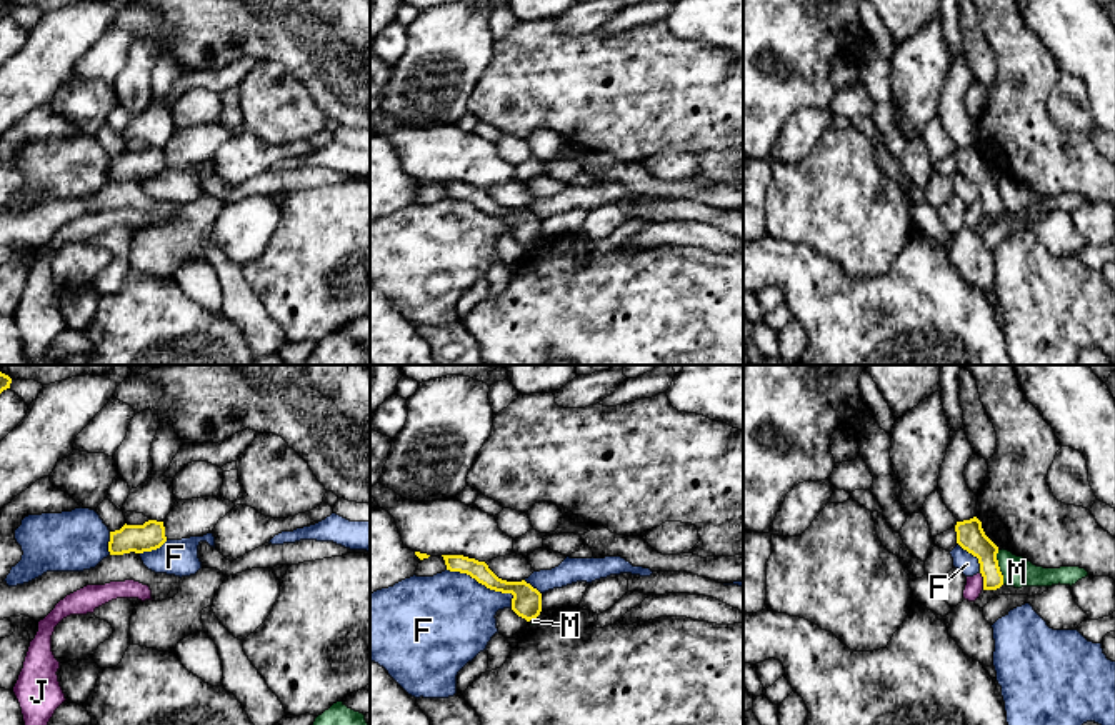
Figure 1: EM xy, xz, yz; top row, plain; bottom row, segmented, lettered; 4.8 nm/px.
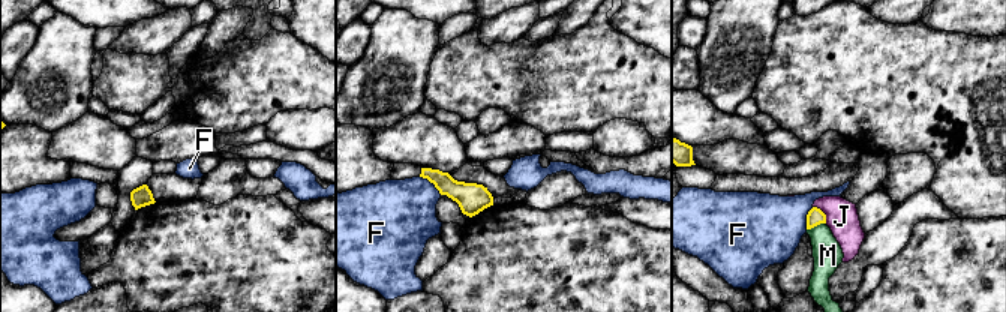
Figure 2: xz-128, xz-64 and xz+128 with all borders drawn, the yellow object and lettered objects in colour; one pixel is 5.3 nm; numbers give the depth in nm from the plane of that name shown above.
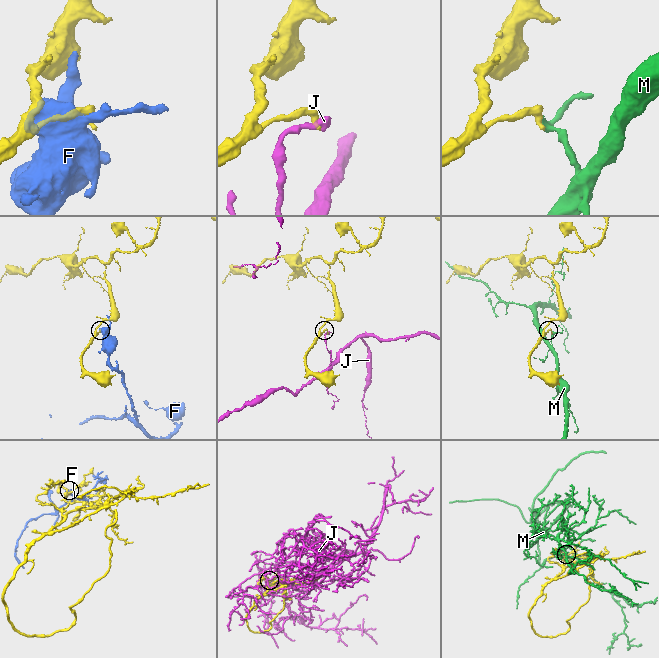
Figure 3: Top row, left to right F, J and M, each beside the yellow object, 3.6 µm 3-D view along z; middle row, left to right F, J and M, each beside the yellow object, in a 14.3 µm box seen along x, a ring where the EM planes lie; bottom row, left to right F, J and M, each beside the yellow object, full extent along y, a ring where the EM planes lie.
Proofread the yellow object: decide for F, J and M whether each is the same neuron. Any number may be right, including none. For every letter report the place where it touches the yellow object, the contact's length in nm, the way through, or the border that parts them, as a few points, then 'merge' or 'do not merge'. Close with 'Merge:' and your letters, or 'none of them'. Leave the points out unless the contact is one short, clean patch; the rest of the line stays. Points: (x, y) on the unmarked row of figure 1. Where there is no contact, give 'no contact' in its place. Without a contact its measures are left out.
F: contact xz (485, 212); length 380 nm; do not merge
J: contact yz (984, 207); length 90 nm; border yz (980, 199), (984, 215); do not merge
M: contact yz (999, 194); length 170 nm; border yz (997, 177), (997, 192), (1004, 210); do not merge
Merge: none of them

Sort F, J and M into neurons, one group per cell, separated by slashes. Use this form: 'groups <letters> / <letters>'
groups F / J / M

